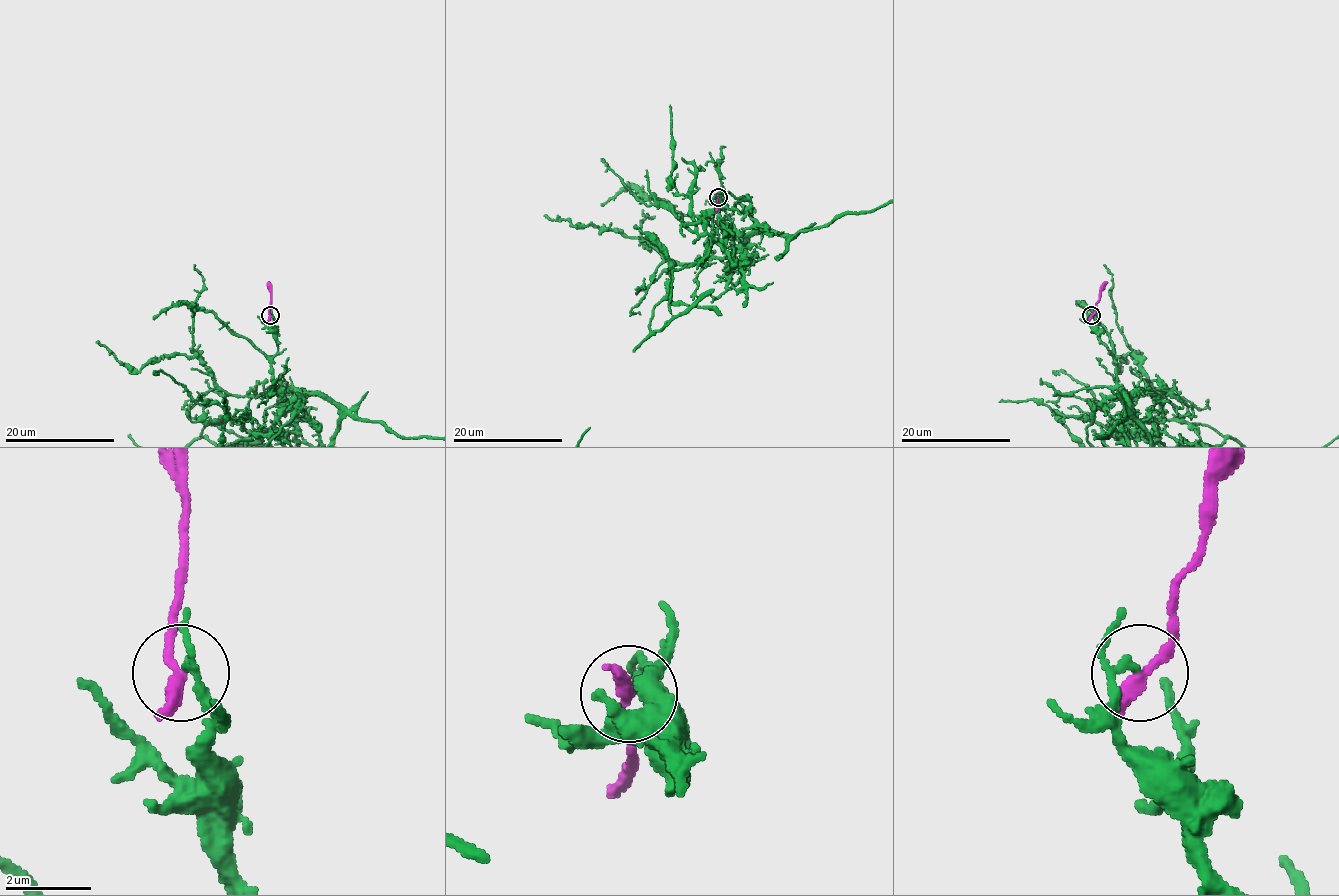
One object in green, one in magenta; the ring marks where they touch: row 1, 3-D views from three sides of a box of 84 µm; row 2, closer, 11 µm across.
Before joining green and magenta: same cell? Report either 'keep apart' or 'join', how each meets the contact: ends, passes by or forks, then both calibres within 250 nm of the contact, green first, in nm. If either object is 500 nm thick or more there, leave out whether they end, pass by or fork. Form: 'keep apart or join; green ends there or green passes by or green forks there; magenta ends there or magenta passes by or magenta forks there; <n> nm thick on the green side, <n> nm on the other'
keep apart; green passes by; magenta passes by; 140 nm thick on the green side, 280 nm on the other

